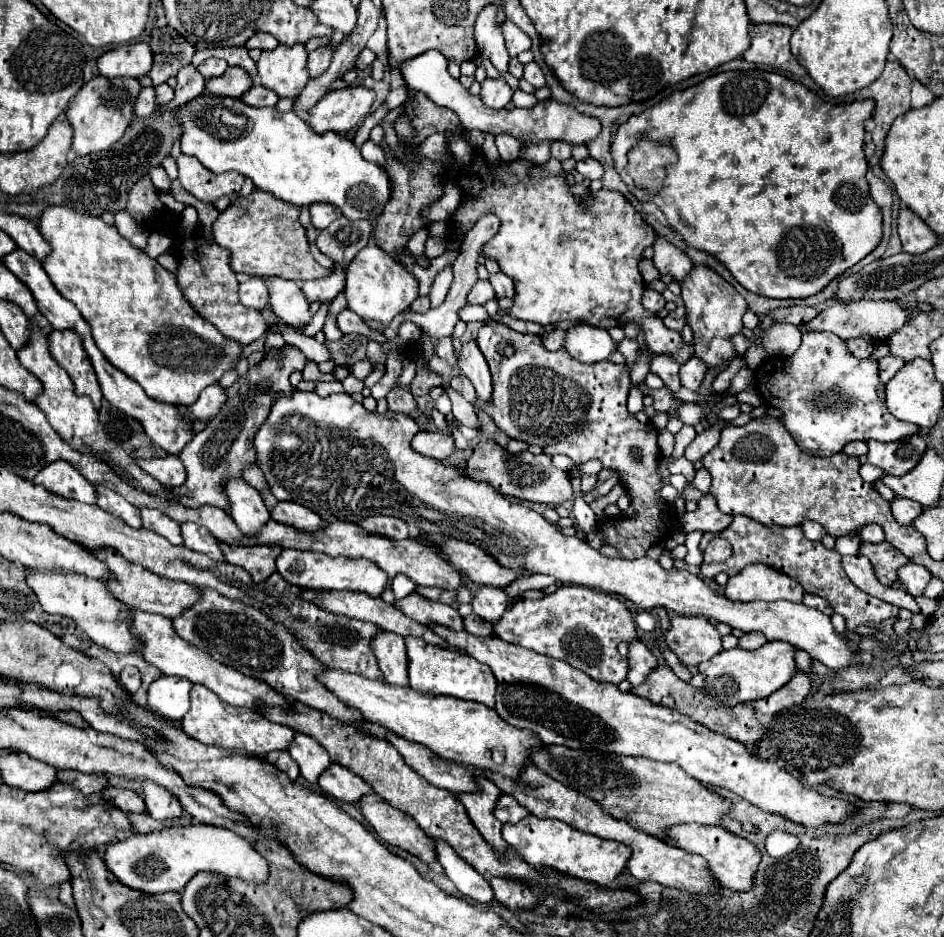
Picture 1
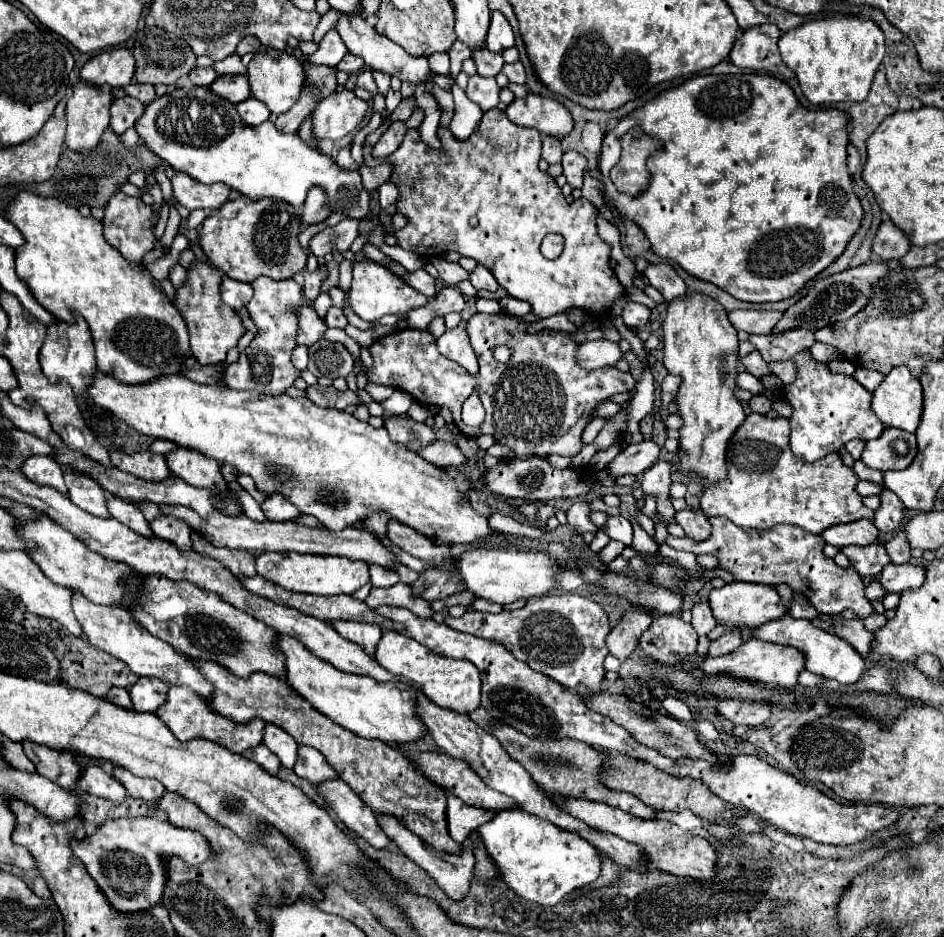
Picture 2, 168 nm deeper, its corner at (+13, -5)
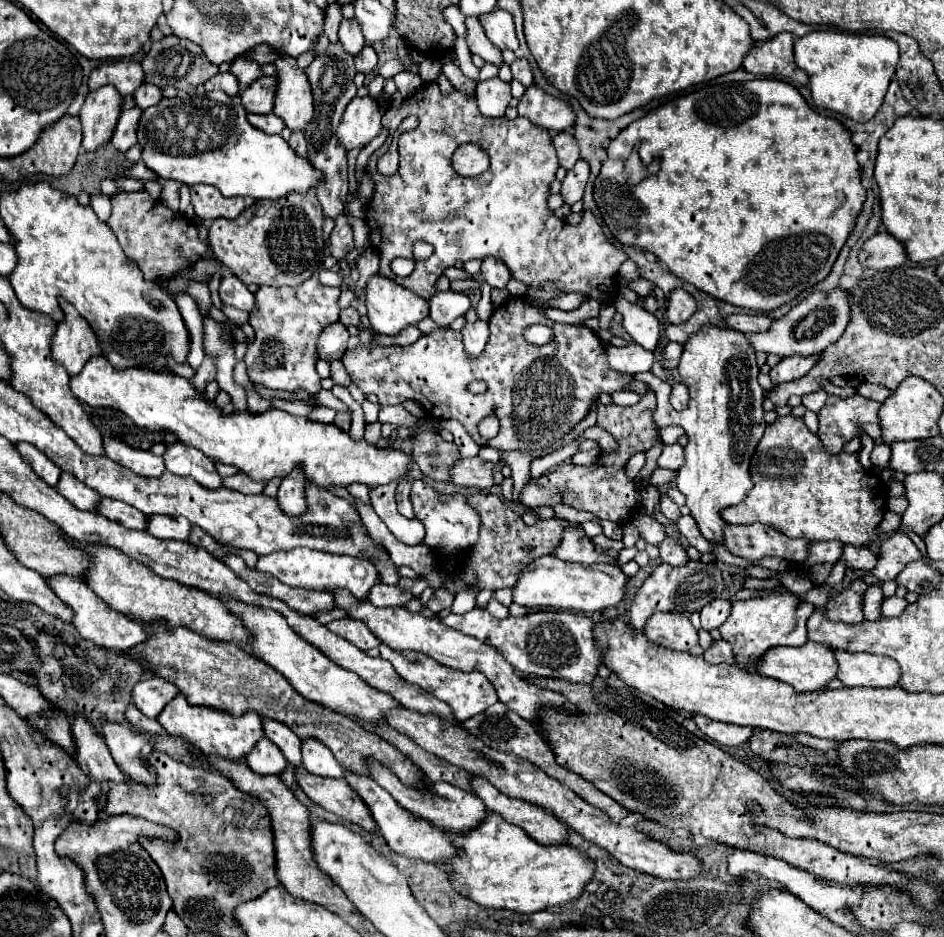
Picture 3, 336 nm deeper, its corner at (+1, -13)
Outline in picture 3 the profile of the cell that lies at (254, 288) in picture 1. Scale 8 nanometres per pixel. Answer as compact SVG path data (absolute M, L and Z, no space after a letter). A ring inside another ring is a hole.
M234 274L222 278L222 284L220 284L220 300L224 304L230 304L238 310L246 310L250 312L254 308L254 294L248 286L244 286Z

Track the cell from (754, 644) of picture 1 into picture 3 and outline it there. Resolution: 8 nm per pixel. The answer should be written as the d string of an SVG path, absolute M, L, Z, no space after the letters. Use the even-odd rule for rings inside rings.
M718 640L704 652L704 660L710 664L734 664L732 646L726 640Z

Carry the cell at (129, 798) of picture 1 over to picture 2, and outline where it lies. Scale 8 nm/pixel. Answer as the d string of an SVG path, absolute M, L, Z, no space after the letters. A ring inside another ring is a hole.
M90 764L84 768L84 772L80 774L78 782L76 782L84 792L90 792L94 796L112 800L116 804L120 804L126 798L126 788L110 774L106 774L100 766Z

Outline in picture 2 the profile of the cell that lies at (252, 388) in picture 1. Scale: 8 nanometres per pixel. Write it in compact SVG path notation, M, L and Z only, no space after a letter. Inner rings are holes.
M258 278L252 282L254 296L246 304L246 310L256 324L256 336L250 342L246 350L240 352L238 362L228 364L226 368L226 384L234 390L256 390L262 394L278 396L284 394L290 386L294 386L294 380L300 376L300 372L290 362L292 350L298 346L296 332L298 332L298 308L300 306L314 306L314 302L306 300L302 292L302 284L290 280L270 280L270 278Z

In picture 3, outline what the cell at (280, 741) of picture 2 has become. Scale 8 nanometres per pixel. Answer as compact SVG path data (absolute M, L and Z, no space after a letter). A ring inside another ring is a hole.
M264 718L262 720L264 730L266 730L266 738L270 738L284 754L284 758L292 764L292 766L300 766L302 764L302 740L282 722Z

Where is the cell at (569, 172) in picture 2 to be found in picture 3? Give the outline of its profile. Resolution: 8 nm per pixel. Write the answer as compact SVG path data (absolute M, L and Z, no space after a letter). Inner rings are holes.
M580 158L562 182L562 196L564 196L566 204L574 204L574 202L582 200L584 188L588 184L588 176L590 176L590 166L586 160Z

